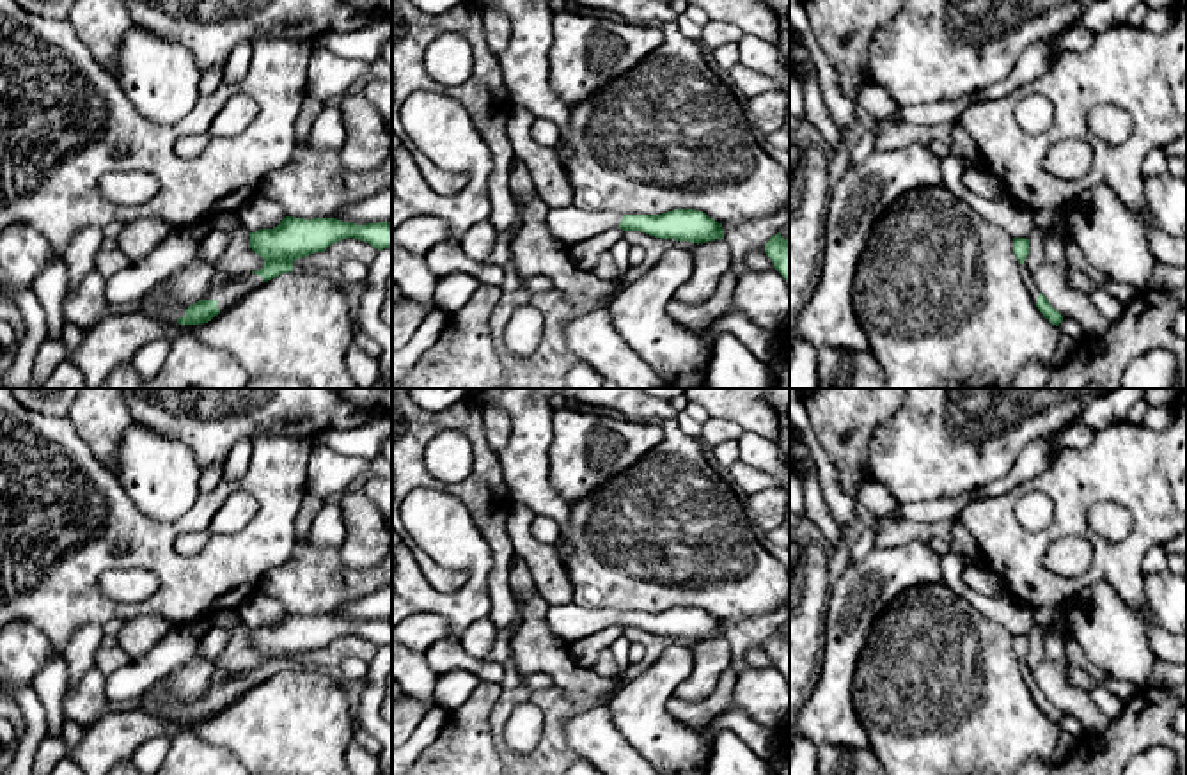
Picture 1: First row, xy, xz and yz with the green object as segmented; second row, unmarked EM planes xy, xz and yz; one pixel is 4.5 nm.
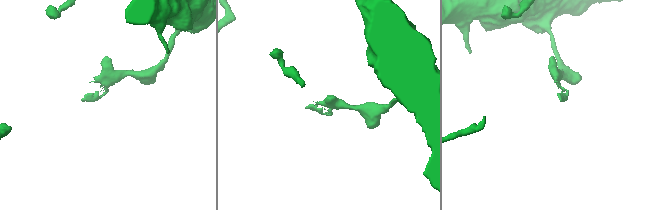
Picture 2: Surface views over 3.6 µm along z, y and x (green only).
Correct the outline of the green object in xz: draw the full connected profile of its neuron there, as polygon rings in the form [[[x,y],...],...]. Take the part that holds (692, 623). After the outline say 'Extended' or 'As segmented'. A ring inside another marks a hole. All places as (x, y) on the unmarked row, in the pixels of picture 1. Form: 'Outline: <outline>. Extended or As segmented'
Outline: [[[571,601],[550,607],[546,624],[568,644],[587,638],[614,624],[697,642],[724,637],[722,621],[696,607],[674,607],[662,612],[619,612],[584,608]]]. Extended

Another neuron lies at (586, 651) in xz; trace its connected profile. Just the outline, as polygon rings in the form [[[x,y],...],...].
[[[619,624],[609,626],[587,638],[570,644],[570,651],[577,665],[593,670],[598,656],[610,649],[612,642],[623,635],[625,628]]]

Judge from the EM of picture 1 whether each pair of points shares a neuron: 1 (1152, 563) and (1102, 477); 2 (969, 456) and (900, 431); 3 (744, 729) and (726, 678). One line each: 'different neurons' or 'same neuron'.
1: different neurons
2: same neuron
3: different neurons

